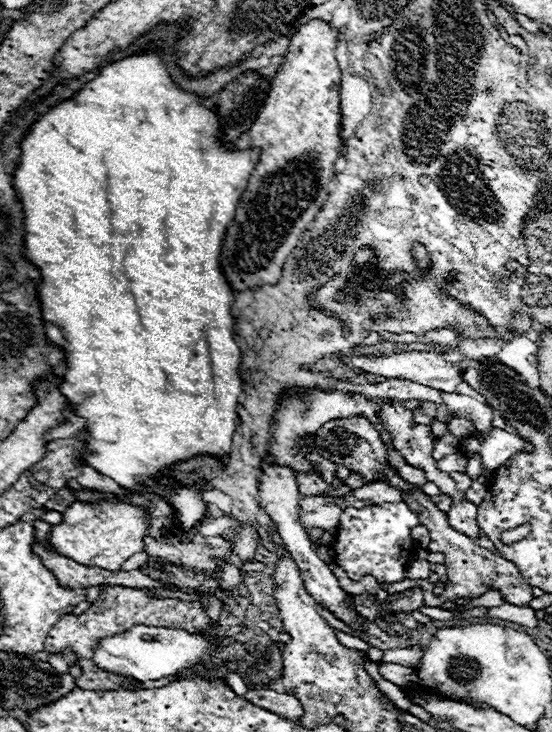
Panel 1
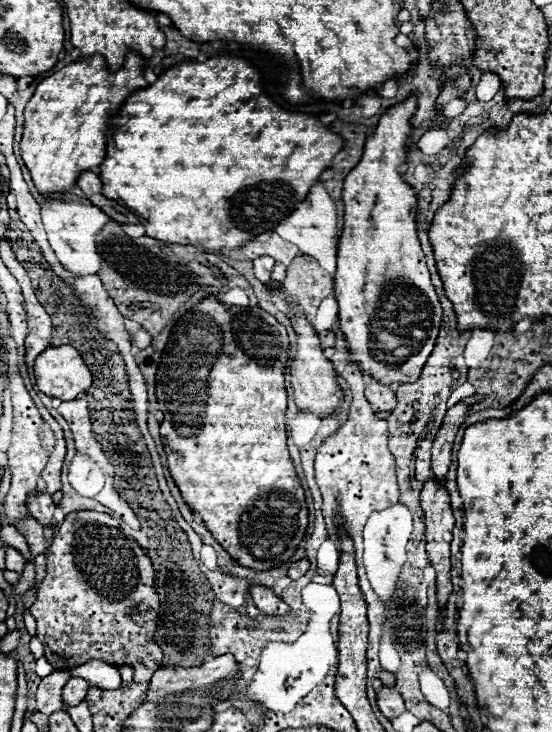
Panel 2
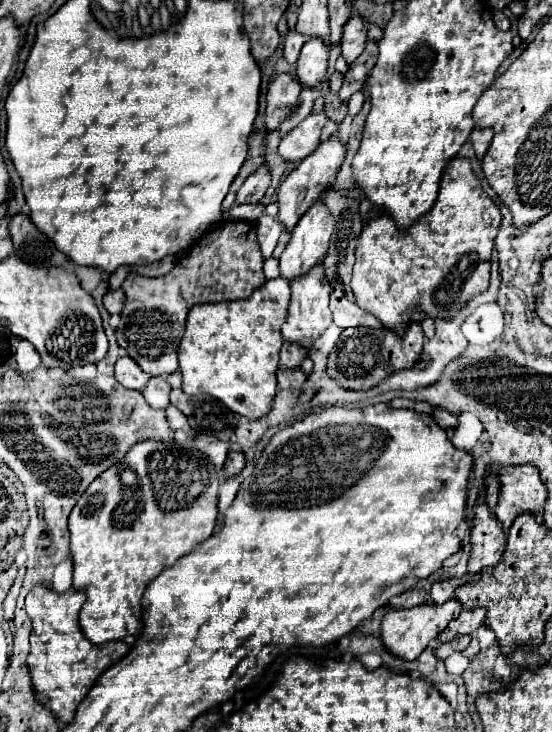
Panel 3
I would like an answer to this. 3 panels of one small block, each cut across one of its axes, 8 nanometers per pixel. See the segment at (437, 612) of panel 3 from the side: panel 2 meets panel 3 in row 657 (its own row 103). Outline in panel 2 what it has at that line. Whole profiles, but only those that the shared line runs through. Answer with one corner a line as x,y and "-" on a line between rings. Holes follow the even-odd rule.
412,94
380,116
374,134
366,142
362,160
346,176
342,190
344,230
338,242
338,270
334,280
340,306
340,328
346,336
352,362
358,362
362,372
380,382
384,380
384,384
416,382
420,378
442,324
442,304
432,286
426,256
416,234
416,192
398,172
408,158
408,132
412,132
410,120
416,108
418,100

